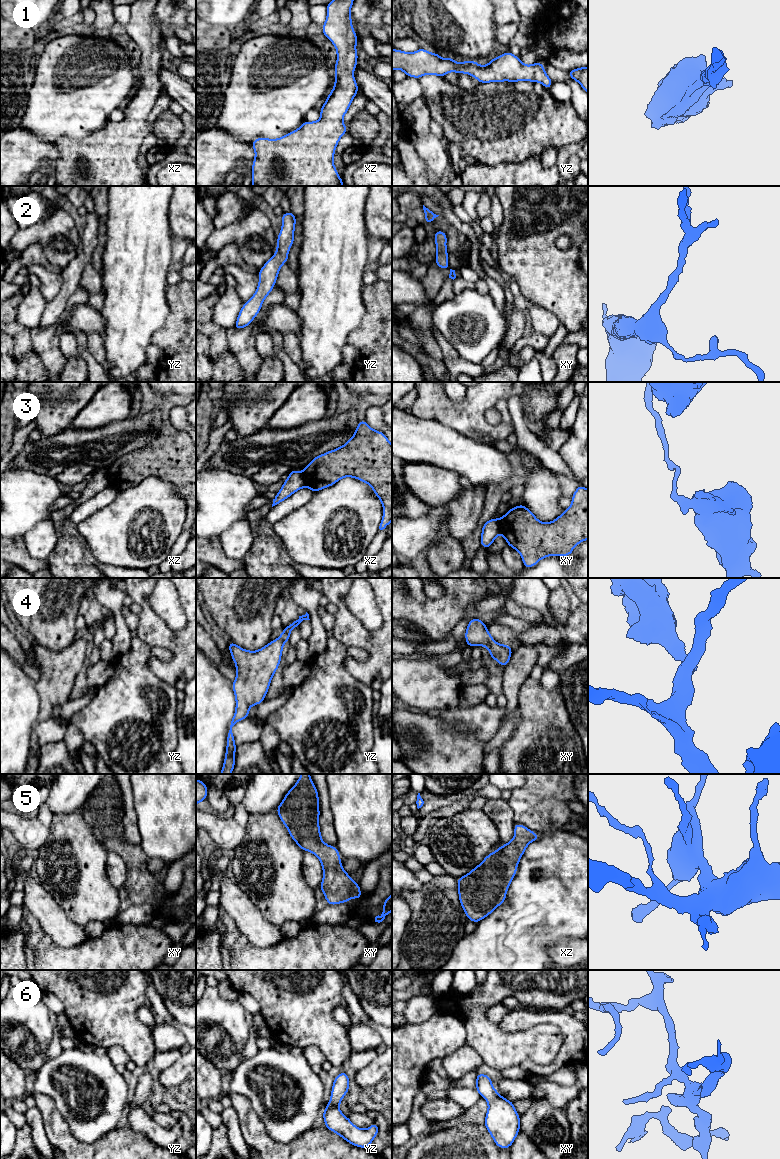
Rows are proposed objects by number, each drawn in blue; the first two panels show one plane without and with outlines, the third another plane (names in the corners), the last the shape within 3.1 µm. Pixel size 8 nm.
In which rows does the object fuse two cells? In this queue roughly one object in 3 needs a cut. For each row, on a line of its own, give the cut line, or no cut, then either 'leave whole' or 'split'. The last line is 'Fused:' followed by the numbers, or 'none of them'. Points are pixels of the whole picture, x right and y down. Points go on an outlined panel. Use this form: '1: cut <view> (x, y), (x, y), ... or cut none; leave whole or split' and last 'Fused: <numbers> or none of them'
1: cut none; leave whole
2: cut none; leave whole
3: cut xz (302, 472), (306, 486); split
4: cut none; leave whole
5: cut none; leave whole
6: cut none; leave whole
Fused: 3

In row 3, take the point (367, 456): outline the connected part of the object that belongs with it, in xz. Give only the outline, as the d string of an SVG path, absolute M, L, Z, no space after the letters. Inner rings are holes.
M364 419L358 423L351 439L339 448L316 456L306 465L303 474L306 487L313 492L330 487L344 477L369 484L383 506L379 529L385 529L392 521L392 445L383 432L372 429Z

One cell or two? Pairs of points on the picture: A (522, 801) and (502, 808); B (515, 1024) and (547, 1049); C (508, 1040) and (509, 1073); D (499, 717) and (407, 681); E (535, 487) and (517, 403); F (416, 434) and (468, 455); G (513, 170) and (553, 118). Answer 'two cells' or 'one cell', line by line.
A: two cells
B: two cells
C: two cells
D: one cell
E: two cells
F: one cell
G: two cells

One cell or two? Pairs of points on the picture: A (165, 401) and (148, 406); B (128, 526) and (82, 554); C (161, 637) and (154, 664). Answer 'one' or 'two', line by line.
A: one
B: two
C: one

